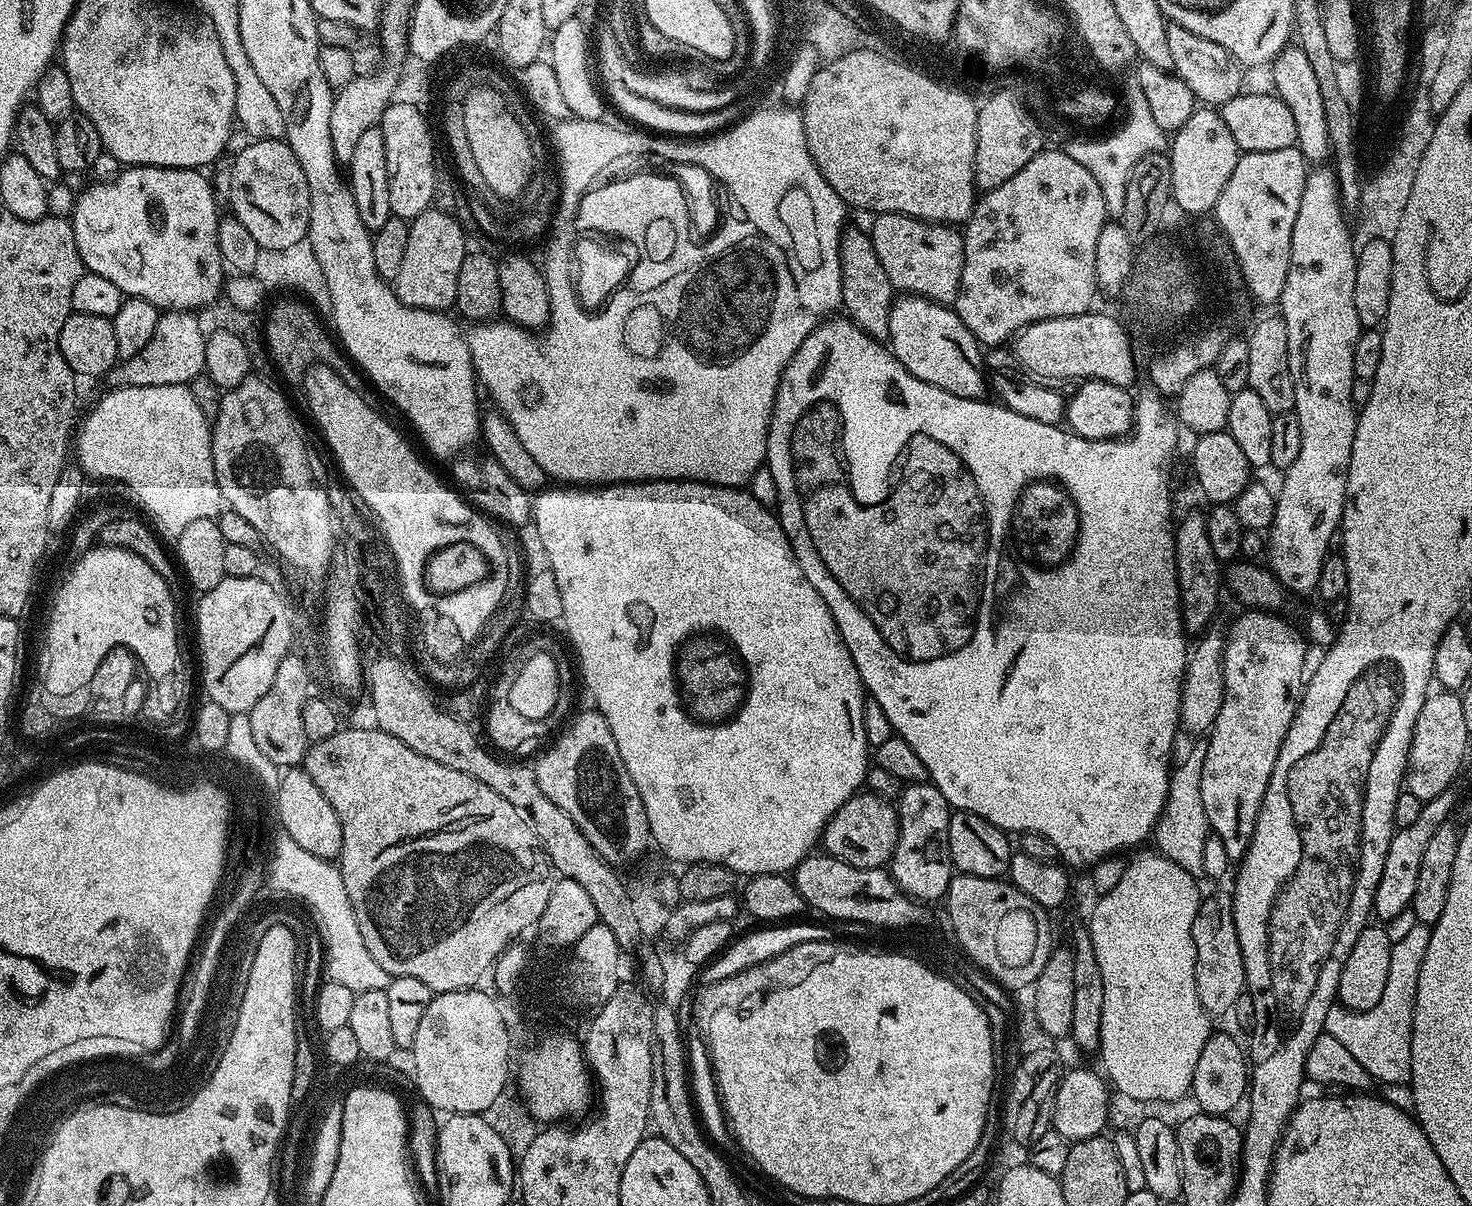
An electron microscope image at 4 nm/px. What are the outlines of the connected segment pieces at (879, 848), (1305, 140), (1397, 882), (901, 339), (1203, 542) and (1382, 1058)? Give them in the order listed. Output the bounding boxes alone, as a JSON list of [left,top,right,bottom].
[[822,790,900,868],[1270,46,1329,162],[1372,790,1456,922],[887,295,986,400],[1175,513,1222,636],[1324,924,1431,1085]]

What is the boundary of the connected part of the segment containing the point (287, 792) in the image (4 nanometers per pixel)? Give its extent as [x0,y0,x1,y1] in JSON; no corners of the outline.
[274,766,342,861]

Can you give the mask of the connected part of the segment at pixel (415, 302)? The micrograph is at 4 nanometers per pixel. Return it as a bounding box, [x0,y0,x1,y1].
[394,208,468,311]

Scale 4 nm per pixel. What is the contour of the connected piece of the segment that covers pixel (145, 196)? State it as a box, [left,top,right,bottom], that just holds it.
[70,164,226,312]

